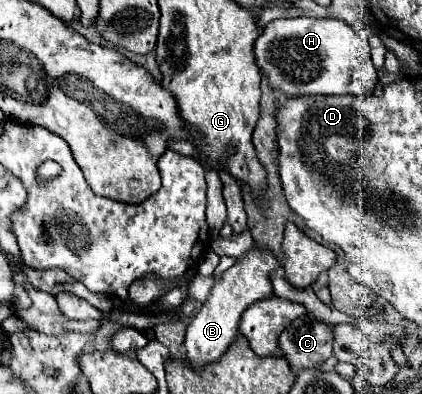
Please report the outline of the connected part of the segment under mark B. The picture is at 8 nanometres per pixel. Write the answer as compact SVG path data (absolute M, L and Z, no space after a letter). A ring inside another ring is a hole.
M253 248L243 258L239 258L237 264L231 270L227 270L221 278L215 278L215 286L213 286L209 298L203 302L201 310L187 324L185 360L191 370L195 370L195 372L203 370L205 366L217 362L229 350L229 346L237 338L239 320L241 320L243 310L247 310L247 306L251 306L253 302L273 296L269 274L277 266L279 266L279 262L275 256L271 256L269 250Z

